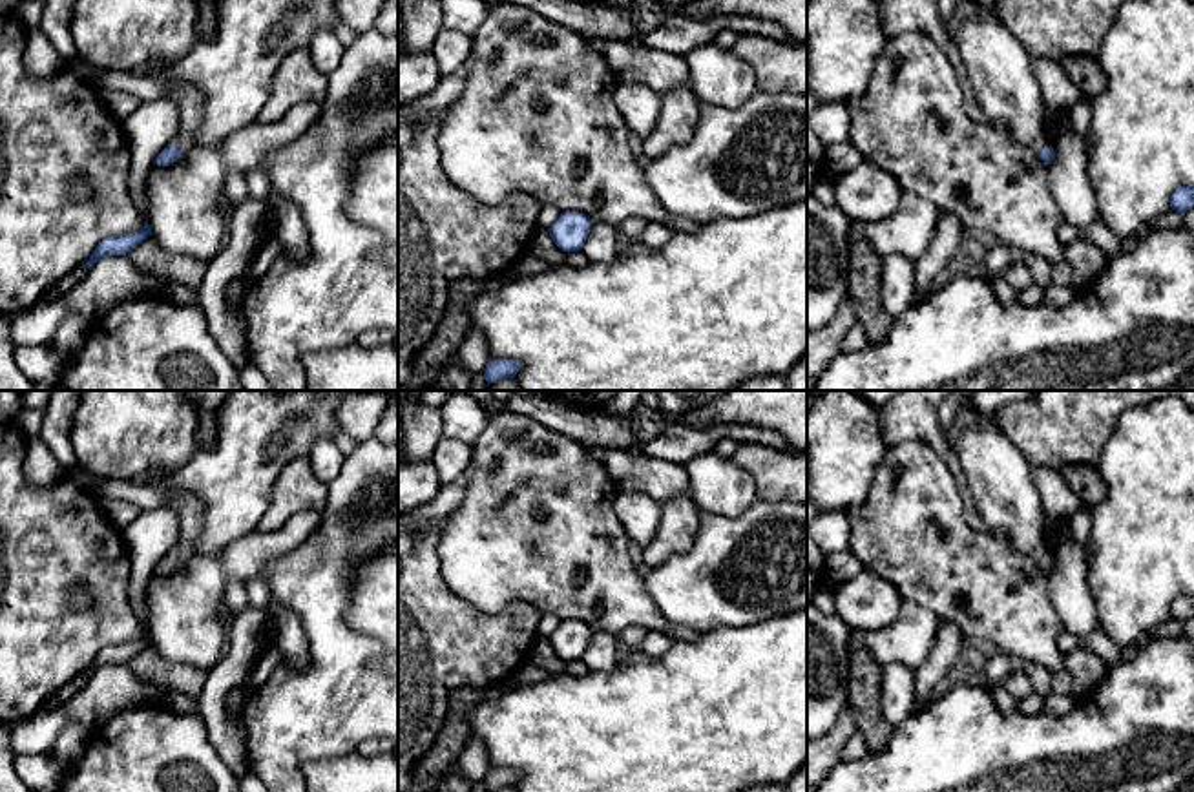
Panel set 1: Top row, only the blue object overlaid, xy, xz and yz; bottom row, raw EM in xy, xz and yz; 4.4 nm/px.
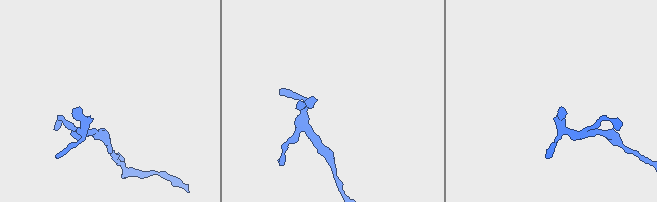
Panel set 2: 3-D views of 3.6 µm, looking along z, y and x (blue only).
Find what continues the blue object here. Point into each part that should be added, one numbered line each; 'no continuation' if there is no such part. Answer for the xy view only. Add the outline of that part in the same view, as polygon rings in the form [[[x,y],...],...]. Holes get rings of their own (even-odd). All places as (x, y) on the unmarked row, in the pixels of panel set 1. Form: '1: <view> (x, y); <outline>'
1: xy (190, 511); [[[152,467],[148,484],[157,489],[164,498],[164,507],[179,516],[179,538],[172,549],[183,562],[188,560],[201,540],[204,526],[204,505],[190,491],[179,489],[172,484],[173,471]]]

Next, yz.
1: yz (999, 477); [[[966,420],[953,431],[953,445],[966,473],[975,509],[991,529],[1002,529],[1006,542],[1037,562],[1052,555],[1052,546],[1042,535],[1042,498],[1032,476],[1032,464],[1021,449],[993,422]]]

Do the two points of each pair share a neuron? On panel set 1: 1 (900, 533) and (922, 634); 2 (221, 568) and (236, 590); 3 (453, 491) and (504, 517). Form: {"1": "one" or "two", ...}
{"1": "two", "2": "two", "3": "two"}

